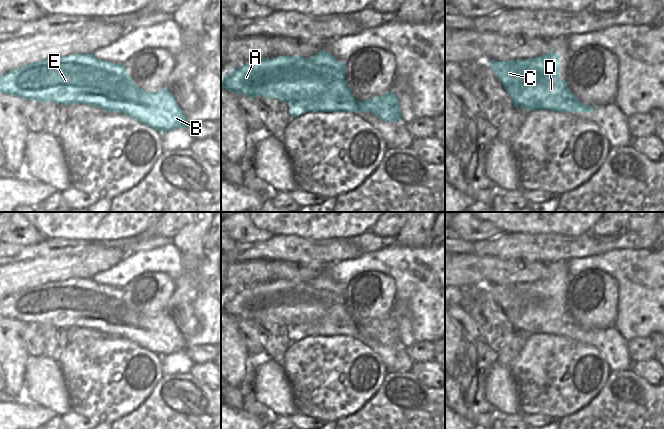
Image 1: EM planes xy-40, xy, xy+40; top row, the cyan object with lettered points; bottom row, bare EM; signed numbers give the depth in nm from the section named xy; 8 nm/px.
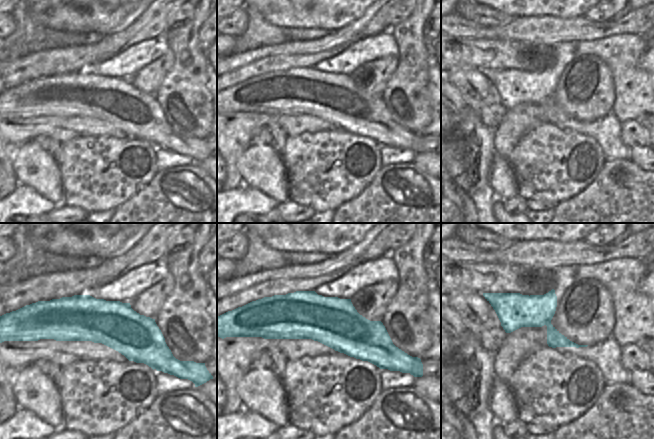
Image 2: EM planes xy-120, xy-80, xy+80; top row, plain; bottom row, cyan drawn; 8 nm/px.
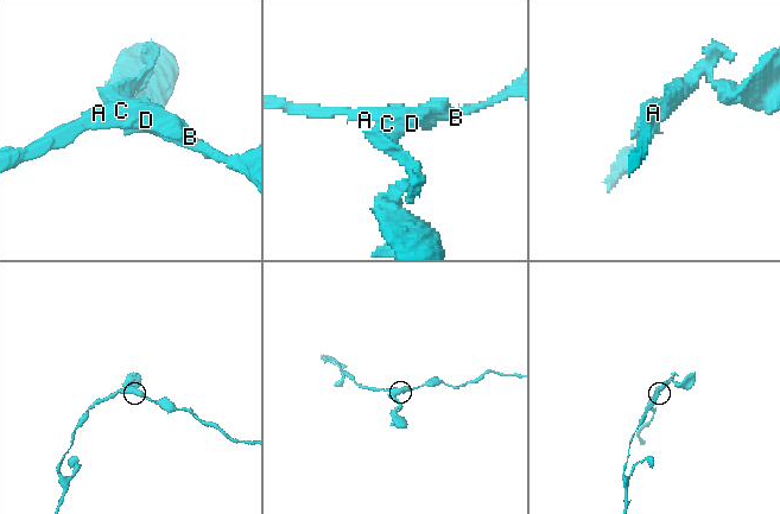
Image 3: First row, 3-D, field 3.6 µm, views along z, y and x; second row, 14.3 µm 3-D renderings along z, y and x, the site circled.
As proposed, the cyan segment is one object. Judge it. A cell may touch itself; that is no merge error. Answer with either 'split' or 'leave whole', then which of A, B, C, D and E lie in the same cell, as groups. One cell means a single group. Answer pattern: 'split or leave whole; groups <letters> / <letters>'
split; groups A B D E / C

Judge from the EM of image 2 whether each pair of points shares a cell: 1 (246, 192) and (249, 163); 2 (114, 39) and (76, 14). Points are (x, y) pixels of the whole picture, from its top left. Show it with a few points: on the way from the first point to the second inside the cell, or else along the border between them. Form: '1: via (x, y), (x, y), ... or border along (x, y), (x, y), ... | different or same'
1: border along (245, 184), (257, 188), (268, 196) | different
2: border along (113, 29), (104, 36) | different

